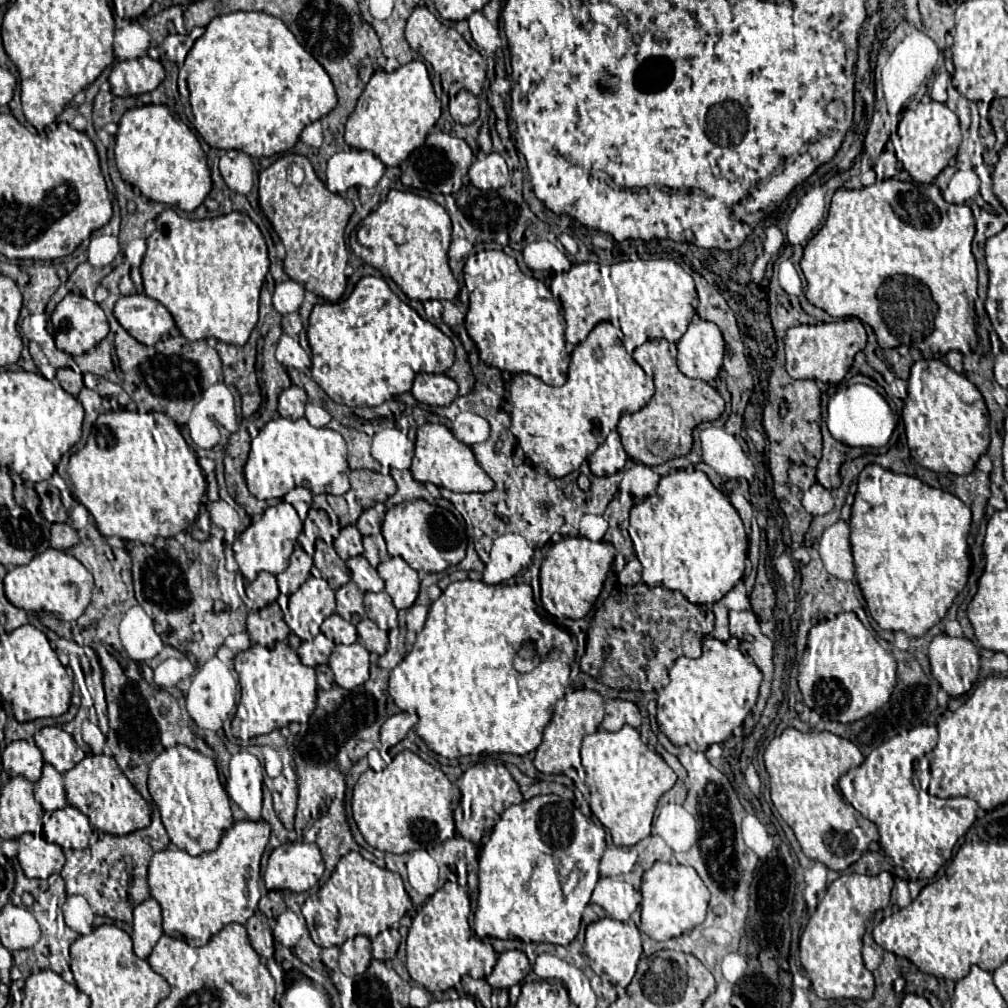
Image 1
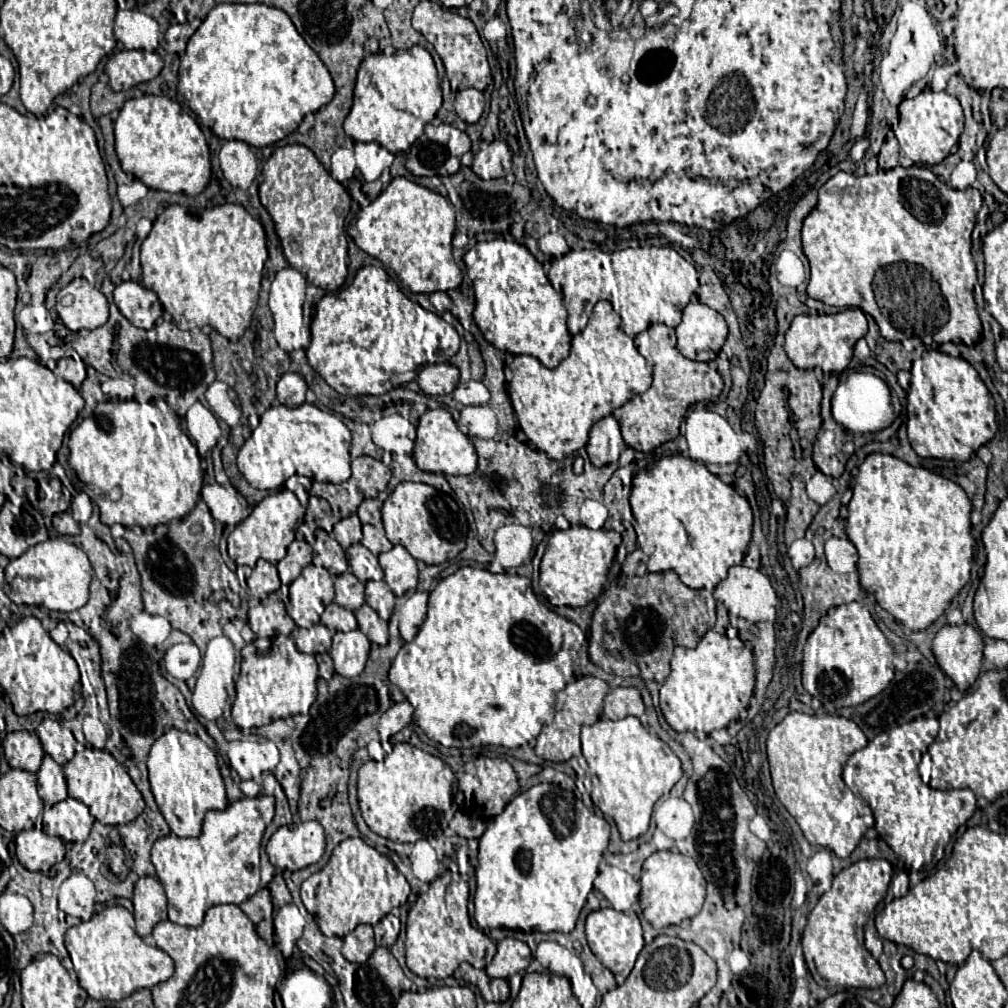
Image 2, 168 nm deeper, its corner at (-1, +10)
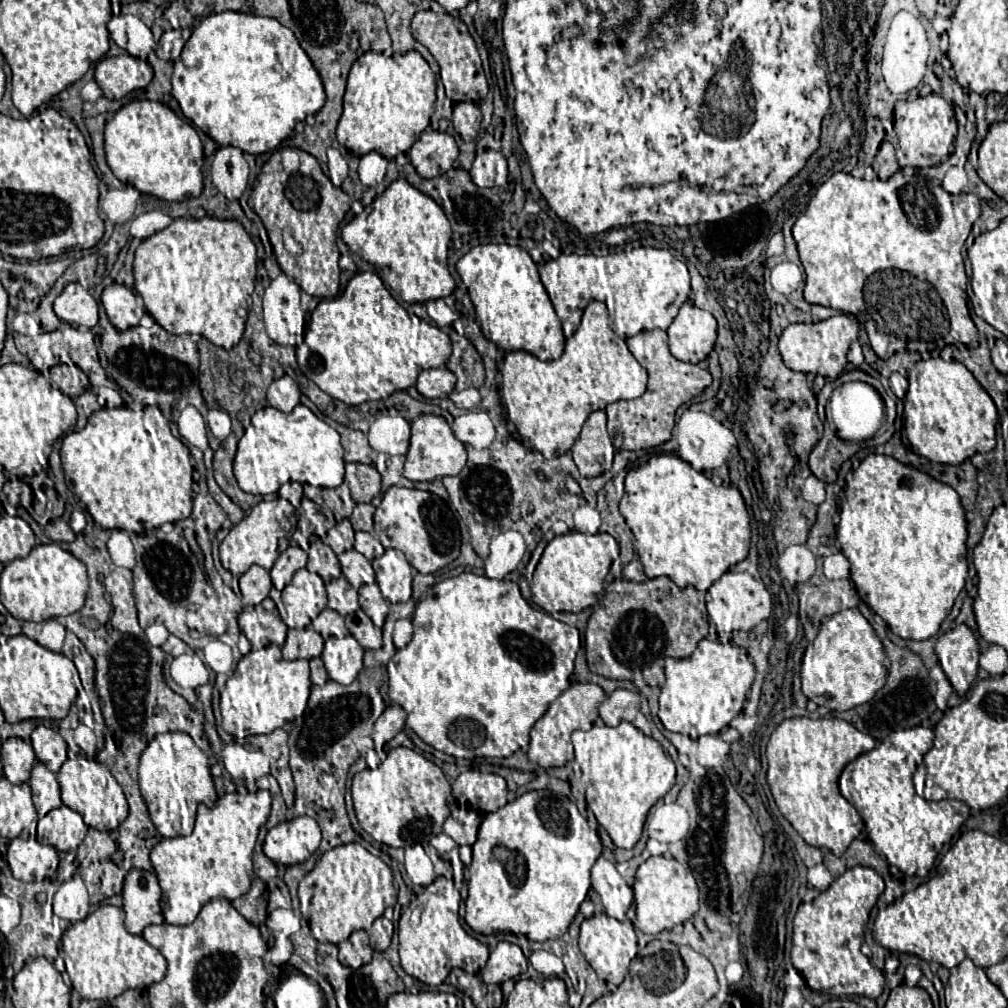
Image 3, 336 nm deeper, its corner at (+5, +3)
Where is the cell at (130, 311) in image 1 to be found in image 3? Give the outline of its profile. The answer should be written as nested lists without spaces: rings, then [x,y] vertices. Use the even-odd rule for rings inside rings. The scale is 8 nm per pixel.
[[[111,284],[101,294],[101,304],[113,326],[119,330],[129,330],[139,324],[145,314],[141,300],[123,284]]]

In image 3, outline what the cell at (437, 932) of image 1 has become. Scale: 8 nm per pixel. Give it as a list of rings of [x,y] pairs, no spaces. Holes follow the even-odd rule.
[[[439,876],[437,882],[429,884],[401,914],[397,930],[400,963],[415,980],[439,986],[453,968],[477,974],[487,964],[489,948],[463,930],[459,922],[459,902],[459,890],[453,886],[453,880]]]

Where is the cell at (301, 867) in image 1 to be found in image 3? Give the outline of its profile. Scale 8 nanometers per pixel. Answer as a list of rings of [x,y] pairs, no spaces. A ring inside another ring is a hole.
[[[297,816],[293,820],[279,822],[269,830],[263,842],[263,852],[275,864],[299,864],[305,862],[319,846],[319,824],[309,816]]]

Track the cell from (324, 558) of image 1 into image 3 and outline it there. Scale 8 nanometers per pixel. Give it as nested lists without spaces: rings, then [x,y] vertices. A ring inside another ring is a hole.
[[[319,539],[311,542],[306,568],[310,572],[319,574],[325,580],[325,584],[342,575],[341,564],[337,560],[337,555]]]

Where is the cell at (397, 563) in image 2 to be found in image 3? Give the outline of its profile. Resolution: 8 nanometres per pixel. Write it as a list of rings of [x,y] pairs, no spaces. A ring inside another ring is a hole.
[[[385,550],[383,556],[373,560],[373,570],[381,594],[389,602],[407,602],[411,598],[411,566],[401,550]]]

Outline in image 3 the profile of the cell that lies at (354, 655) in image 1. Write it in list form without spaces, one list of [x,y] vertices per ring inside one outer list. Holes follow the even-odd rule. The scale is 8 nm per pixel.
[[[351,634],[343,638],[329,638],[321,658],[329,678],[339,684],[351,684],[363,668],[363,648]]]

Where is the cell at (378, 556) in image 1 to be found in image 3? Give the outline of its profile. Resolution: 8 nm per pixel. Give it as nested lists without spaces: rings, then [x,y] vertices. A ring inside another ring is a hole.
[[[358,531],[355,534],[354,549],[357,552],[361,552],[365,558],[373,560],[384,554],[385,549],[381,545],[380,541],[376,539],[373,534],[369,532]]]

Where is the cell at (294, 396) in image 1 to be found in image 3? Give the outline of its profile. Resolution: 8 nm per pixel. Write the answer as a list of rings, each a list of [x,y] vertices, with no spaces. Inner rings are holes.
[[[287,374],[273,380],[273,384],[267,390],[267,402],[285,414],[289,414],[299,404],[299,396],[299,386]]]

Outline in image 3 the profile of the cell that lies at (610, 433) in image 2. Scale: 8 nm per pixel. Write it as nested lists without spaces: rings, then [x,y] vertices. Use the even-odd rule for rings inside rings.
[[[603,410],[589,414],[579,438],[575,440],[571,454],[579,468],[579,474],[585,478],[595,478],[611,470],[613,462],[613,444],[605,428],[607,416]]]

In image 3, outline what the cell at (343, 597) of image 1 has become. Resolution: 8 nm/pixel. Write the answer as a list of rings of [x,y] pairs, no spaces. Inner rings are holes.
[[[343,576],[337,580],[331,580],[327,584],[327,598],[329,598],[329,608],[343,616],[347,616],[359,608],[357,590]]]

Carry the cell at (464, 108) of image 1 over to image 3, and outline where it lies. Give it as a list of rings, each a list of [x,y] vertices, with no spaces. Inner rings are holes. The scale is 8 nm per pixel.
[[[459,102],[453,110],[453,126],[465,142],[473,142],[481,128],[481,110],[473,102]]]

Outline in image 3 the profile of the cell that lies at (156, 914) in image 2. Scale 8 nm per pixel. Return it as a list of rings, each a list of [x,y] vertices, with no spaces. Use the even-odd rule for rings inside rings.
[[[129,870],[123,882],[123,910],[125,910],[125,928],[131,934],[141,934],[151,924],[163,924],[161,914],[161,888],[153,870]]]

